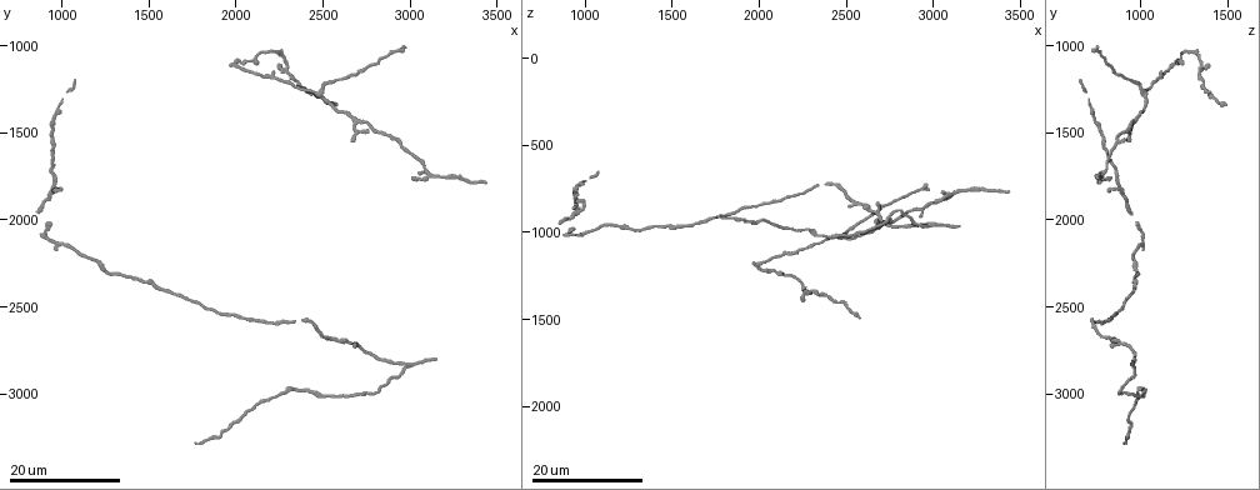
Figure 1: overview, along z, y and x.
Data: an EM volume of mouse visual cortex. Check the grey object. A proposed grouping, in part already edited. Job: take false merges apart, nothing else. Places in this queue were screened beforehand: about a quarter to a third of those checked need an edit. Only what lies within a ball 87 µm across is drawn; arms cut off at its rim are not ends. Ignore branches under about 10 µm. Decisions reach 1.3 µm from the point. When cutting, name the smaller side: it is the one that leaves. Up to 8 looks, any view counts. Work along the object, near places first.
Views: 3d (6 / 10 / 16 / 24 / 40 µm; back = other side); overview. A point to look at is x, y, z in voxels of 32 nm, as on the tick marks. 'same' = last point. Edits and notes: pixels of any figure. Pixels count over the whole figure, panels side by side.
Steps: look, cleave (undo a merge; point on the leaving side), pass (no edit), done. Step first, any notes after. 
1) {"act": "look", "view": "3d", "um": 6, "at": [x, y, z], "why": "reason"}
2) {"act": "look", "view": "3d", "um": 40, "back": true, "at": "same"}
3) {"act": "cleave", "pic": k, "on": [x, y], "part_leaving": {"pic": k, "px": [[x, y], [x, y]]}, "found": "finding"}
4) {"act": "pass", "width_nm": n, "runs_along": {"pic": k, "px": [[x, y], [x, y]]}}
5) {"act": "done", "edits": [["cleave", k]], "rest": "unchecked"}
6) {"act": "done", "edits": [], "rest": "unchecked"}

{"act": "look", "view": "3d", "um": 24, "at": [2700, 2700, 920]}

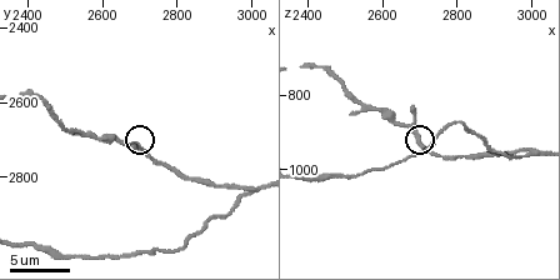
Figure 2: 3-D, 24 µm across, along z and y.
{"act": "look", "view": "3d", "um": 6, "at": "same", "why": "closer look"}

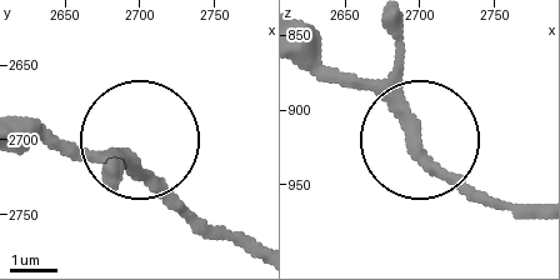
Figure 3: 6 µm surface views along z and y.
{"act": "pass", "found": "one neuron here"}

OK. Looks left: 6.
{"act": "look", "view": "3d", "um": 16, "at": [2280, 2980, 980], "why": "sudden change in width"}

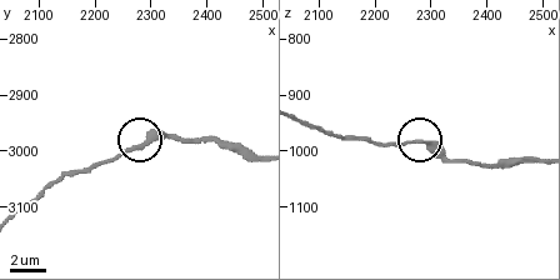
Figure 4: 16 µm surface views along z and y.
{"act": "look", "view": "3d", "um": 10, "at": [2285, 2985, 985]}

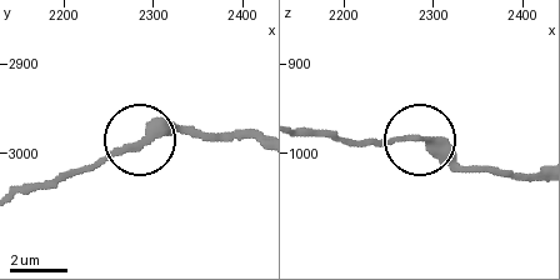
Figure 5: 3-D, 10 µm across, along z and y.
{"act": "pass", "runs_along": {"pic": 5, "px": [[255, 141], [155, 131], [64, 179]]}, "found": "all the same neuron"}

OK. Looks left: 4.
{"act": "look", "view": "3d", "um": 24, "at": [2460, 1260, 1020], "why": "branch point"}

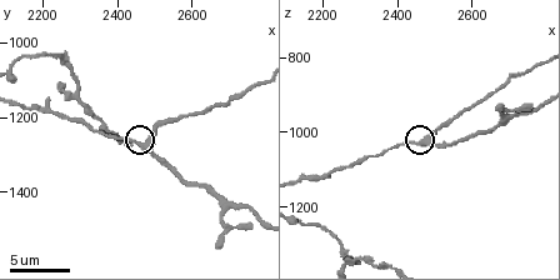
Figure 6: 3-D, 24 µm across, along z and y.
{"act": "look", "view": "3d", "um": 10, "at": [2480, 1270, 1020]}

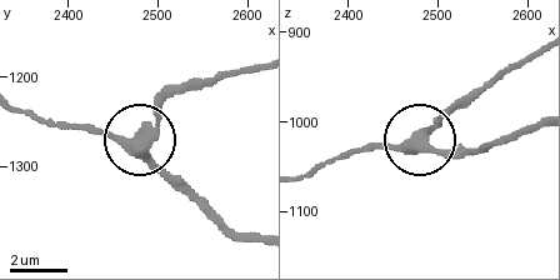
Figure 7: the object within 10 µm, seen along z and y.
{"act": "cleave", "pic": 7, "on": [168, 93], "arms": 3, "found": "two neurons meet here"}

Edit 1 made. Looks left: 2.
{"act": "look", "view": "3d", "um": 16, "at": [1980, 1100, 1200]}

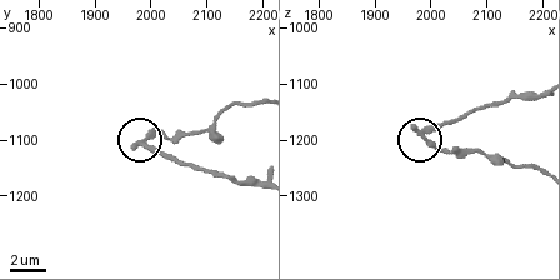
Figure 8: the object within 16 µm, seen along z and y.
{"act": "look", "view": "3d", "um": 6, "at": [1985, 1105, 1195], "why": "zoom in"}

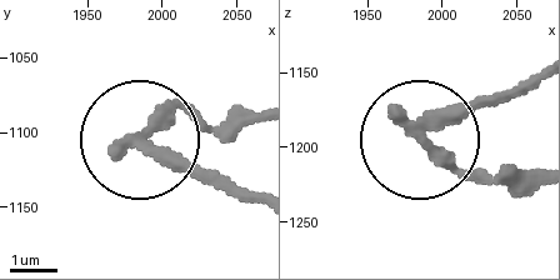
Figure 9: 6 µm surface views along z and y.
{"act": "cleave", "pic": 9, "on": [168, 99], "width_nm": 280, "found": "a second neuron is stuck on"}

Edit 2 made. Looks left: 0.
{"act": "done", "edits": [["cleave", 7], ["cleave", 9]], "rest": "unchecked"}

